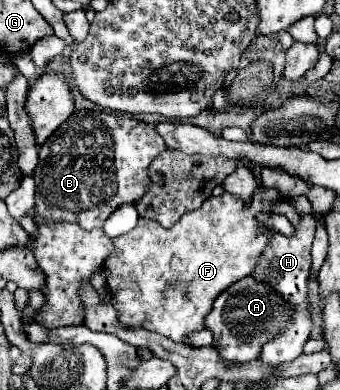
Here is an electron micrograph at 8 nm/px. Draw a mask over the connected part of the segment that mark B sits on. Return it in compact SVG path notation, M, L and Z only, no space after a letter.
M102 108L76 110L52 136L40 146L40 162L34 170L36 180L36 214L34 222L78 222L86 230L102 228L104 220L122 204L136 204L148 184L148 164L164 152L164 140L156 134L154 126L134 118L114 116Z

